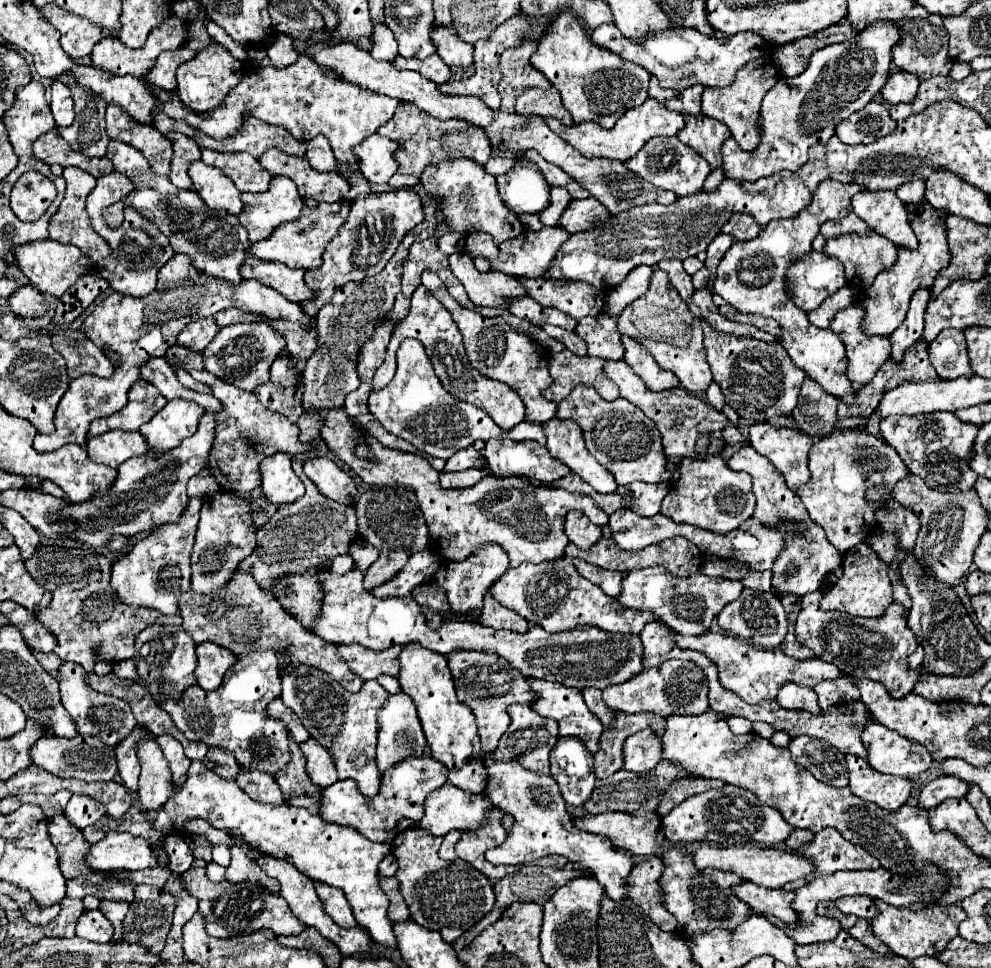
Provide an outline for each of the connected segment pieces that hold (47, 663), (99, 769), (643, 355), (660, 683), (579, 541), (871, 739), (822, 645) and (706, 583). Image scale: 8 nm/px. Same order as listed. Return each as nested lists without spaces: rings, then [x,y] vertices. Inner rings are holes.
[[[35,653],[35,657],[39,659],[39,663],[41,663],[41,667],[43,669],[47,669],[53,677],[57,677],[57,667],[63,663],[59,657],[55,657],[55,653]]]
[[[41,737],[31,747],[31,763],[57,777],[75,777],[83,781],[111,781],[117,773],[117,761],[113,747],[99,741],[99,737],[81,737],[63,739],[63,737]]]
[[[627,335],[621,337],[623,345],[625,345],[625,361],[631,365],[631,369],[645,381],[647,389],[651,391],[665,391],[665,389],[675,389],[679,385],[679,379],[671,373],[661,369],[653,357],[645,351],[645,347],[633,339],[629,339]]]
[[[671,659],[663,665],[643,669],[639,675],[631,677],[631,681],[625,681],[623,685],[611,685],[611,689],[603,691],[603,701],[613,711],[625,711],[625,713],[639,713],[649,711],[661,717],[669,715],[699,715],[709,711],[707,701],[707,675],[705,671],[695,665],[693,661],[683,659]]]
[[[581,511],[567,513],[565,529],[567,529],[569,541],[575,543],[579,549],[589,549],[591,545],[595,545],[603,537],[601,527],[595,525],[595,523],[591,523],[589,517],[583,515]]]
[[[877,721],[867,723],[863,731],[863,745],[869,755],[867,763],[879,773],[917,777],[927,771],[933,761],[923,745],[901,737]]]
[[[819,589],[803,595],[801,599],[801,611],[795,623],[795,635],[801,645],[809,647],[819,659],[839,667],[841,673],[849,673],[857,679],[869,677],[881,681],[891,693],[891,697],[903,697],[913,691],[913,685],[917,683],[917,677],[923,673],[923,669],[907,669],[905,659],[915,651],[917,639],[913,631],[907,627],[907,621],[903,617],[903,605],[891,603],[883,617],[847,619],[847,613],[819,609],[819,601]]]
[[[663,567],[635,569],[623,577],[623,589],[617,601],[635,611],[655,613],[663,623],[671,625],[681,635],[703,635],[713,617],[731,601],[735,601],[743,591],[741,581],[731,581],[725,577],[709,577],[695,573],[693,577],[675,577]]]

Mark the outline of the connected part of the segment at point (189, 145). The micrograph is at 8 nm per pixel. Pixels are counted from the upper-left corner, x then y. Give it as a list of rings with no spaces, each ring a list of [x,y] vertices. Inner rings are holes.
[[[167,133],[167,141],[173,143],[173,171],[171,171],[171,183],[179,189],[191,189],[189,179],[189,165],[195,163],[195,159],[201,157],[201,149],[197,143],[183,135],[183,133]]]

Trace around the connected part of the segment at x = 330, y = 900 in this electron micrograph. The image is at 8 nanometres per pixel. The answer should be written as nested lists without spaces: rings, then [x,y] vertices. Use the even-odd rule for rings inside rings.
[[[315,883],[315,889],[319,893],[319,899],[323,901],[323,907],[327,911],[327,915],[339,925],[339,927],[355,927],[357,921],[353,917],[353,909],[345,897],[343,891],[335,889],[335,887],[329,887],[329,885],[323,885],[323,883]]]

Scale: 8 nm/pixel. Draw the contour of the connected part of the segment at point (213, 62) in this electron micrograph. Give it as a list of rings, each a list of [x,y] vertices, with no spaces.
[[[211,43],[207,47],[203,47],[201,51],[197,51],[197,55],[179,65],[177,69],[177,91],[181,101],[191,107],[197,113],[205,113],[215,109],[215,105],[219,105],[219,101],[223,101],[223,97],[241,81],[245,73],[245,63],[243,61],[235,61],[235,57],[231,57],[231,53],[227,53],[227,49],[223,49],[219,43]]]

